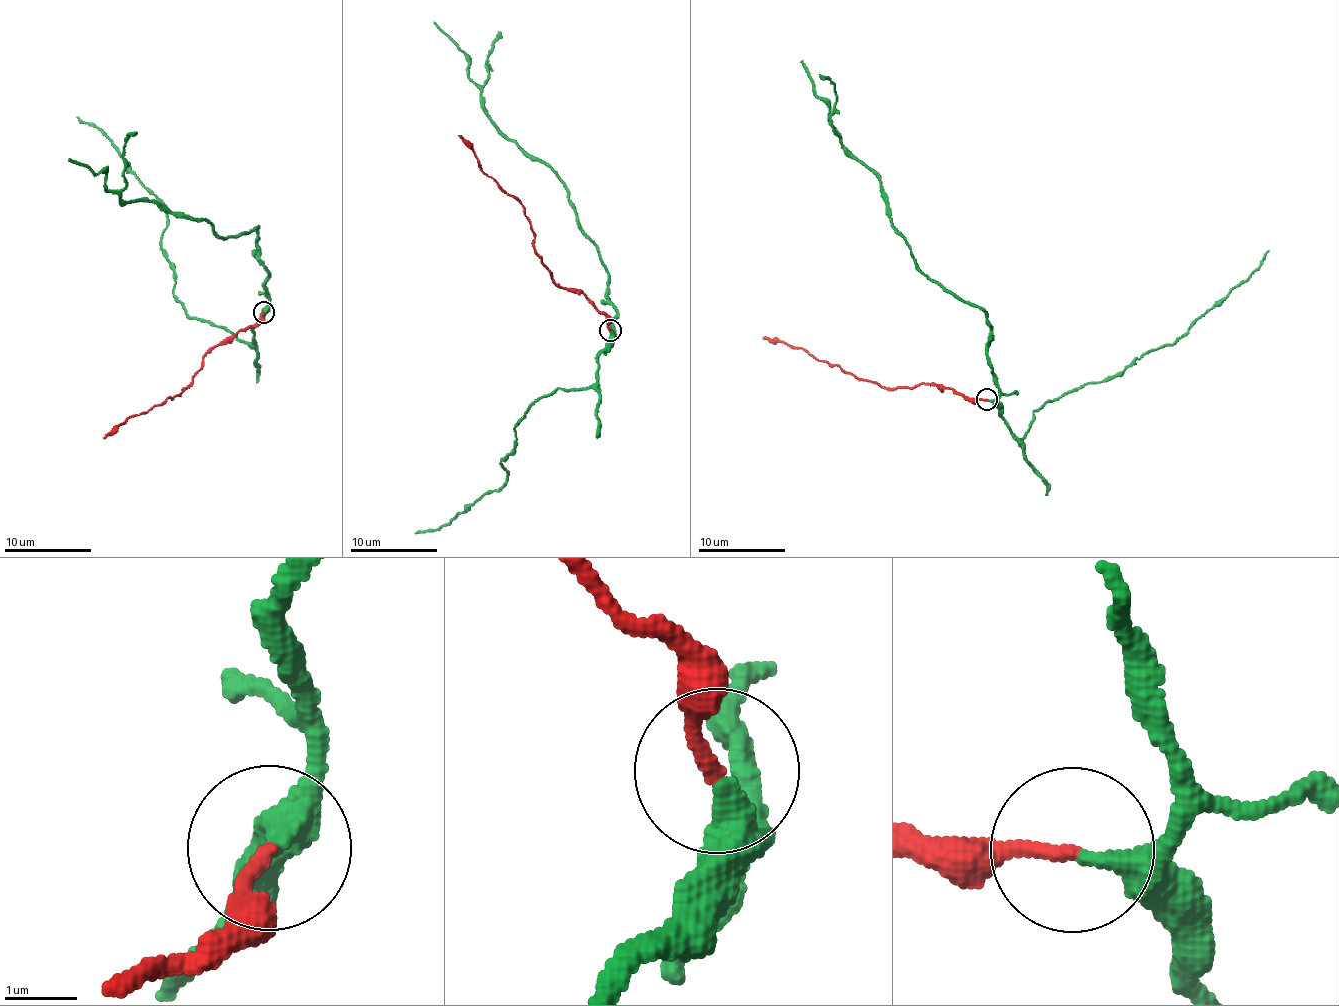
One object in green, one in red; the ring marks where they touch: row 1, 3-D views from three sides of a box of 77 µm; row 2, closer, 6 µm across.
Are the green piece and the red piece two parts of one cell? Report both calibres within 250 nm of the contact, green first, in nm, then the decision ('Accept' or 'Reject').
Thickness 360 nm (green) against 190 nm. Accept

